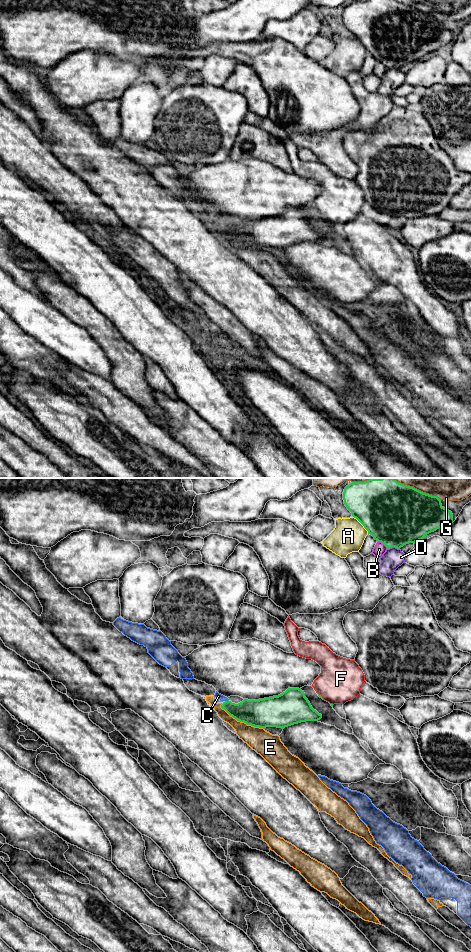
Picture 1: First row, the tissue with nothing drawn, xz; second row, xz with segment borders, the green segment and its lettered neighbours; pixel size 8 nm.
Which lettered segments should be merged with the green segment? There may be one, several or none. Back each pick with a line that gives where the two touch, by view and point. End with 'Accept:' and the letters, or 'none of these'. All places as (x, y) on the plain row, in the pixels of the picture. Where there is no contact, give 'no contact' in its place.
Accept: none of these

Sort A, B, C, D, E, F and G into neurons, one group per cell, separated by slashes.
A / B / C D E / F / G

